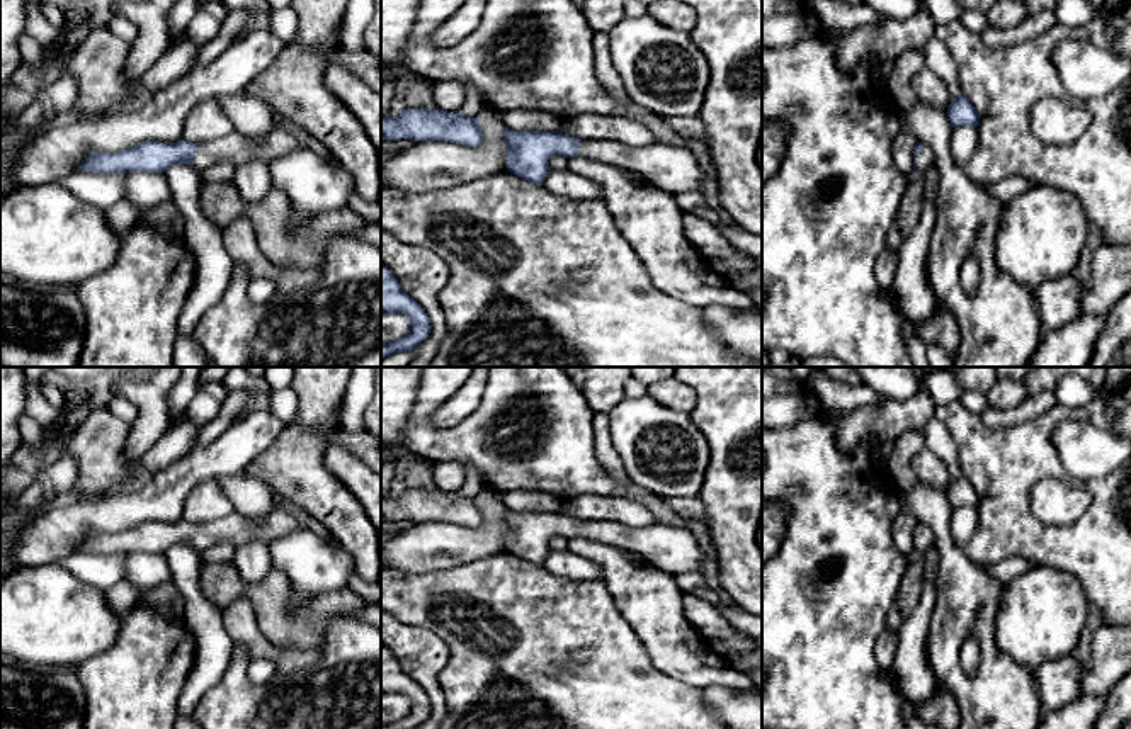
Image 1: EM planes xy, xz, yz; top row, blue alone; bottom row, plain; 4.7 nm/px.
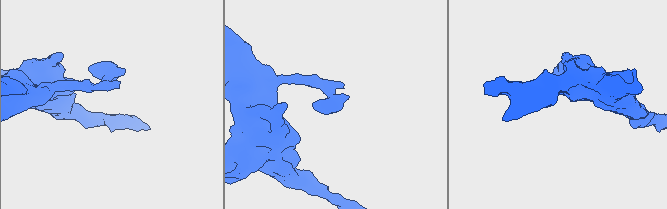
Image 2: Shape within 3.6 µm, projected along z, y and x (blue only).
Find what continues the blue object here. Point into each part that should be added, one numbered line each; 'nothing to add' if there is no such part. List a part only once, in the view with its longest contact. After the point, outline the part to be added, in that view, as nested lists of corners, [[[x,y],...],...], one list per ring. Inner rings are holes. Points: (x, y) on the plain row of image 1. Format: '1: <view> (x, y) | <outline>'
1: yz (926, 539) | [[[924,525],[924,530],[915,537],[915,545],[917,549],[920,549],[922,552],[925,549],[929,549],[930,545],[934,545],[934,532],[927,528],[927,525]]]

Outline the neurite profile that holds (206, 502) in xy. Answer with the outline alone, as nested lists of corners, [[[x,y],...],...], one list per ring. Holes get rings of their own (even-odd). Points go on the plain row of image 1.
[[[219,481],[197,484],[184,503],[182,520],[206,523],[233,513],[233,505],[219,486]]]

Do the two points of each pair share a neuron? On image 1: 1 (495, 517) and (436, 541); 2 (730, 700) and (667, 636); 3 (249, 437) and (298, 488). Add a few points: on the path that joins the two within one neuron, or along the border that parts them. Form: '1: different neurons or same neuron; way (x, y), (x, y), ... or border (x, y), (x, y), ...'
1: same neuron; way (482, 532), (473, 541), (451, 541)
2: different neurons; border (704, 689), (728, 687), (744, 692)
3: different neurons; border (286, 425), (244, 471)

